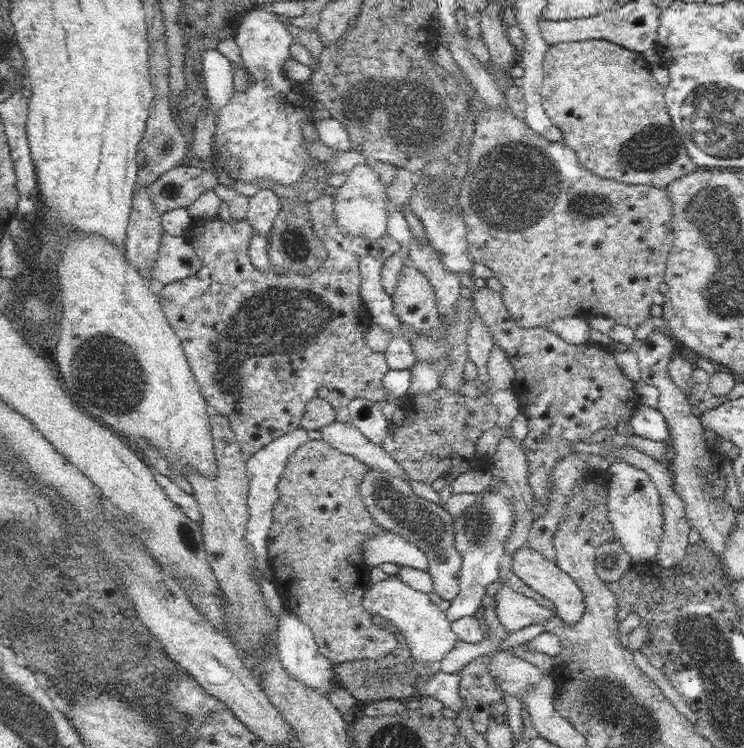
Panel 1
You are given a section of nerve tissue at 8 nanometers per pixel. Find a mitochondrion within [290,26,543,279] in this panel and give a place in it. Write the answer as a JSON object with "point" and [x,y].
{"point":[416,119]}

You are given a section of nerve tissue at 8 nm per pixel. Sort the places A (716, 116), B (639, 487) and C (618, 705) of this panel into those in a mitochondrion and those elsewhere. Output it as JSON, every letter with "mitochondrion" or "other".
{"A":"mitochondrion","B":"mitochondrion","C":"mitochondrion"}

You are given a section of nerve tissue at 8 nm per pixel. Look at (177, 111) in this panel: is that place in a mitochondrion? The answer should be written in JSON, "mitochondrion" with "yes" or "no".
{"mitochondrion":"no"}

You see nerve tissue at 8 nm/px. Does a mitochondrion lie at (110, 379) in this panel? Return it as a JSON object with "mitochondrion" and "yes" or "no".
{"mitochondrion":"yes"}

